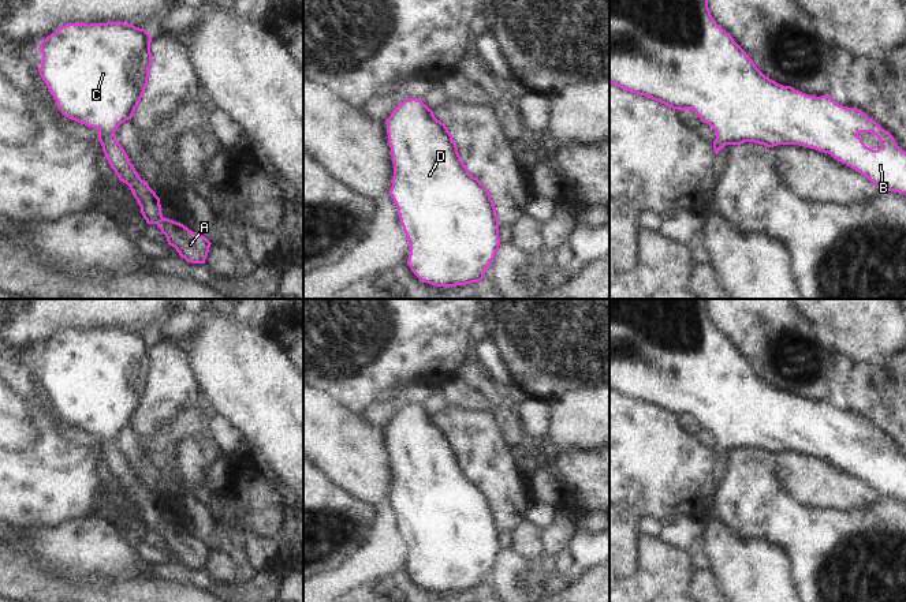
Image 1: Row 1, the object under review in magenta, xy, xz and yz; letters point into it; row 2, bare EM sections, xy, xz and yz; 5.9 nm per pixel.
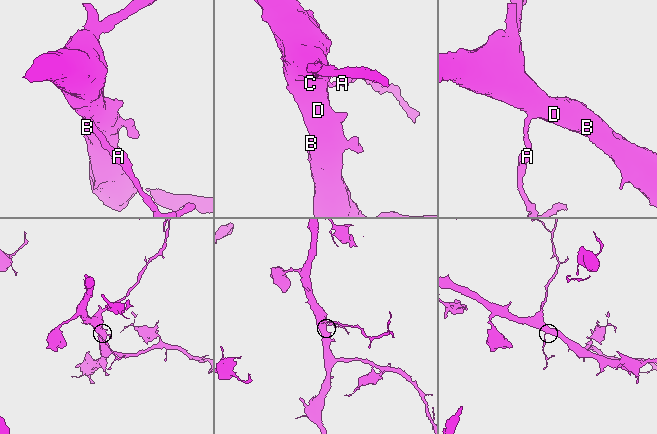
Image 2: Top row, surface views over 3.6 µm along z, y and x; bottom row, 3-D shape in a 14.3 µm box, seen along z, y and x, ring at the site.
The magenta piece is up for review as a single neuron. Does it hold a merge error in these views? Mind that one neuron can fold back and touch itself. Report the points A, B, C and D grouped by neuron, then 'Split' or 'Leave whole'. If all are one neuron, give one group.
Groups: A B C D. Leave whole.

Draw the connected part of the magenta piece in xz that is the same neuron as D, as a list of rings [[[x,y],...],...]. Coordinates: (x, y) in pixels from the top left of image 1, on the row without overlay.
[[[406,404],[385,430],[394,470],[389,502],[410,549],[411,577],[436,592],[481,587],[500,551],[499,523],[489,497],[469,478],[451,438],[422,404]]]

